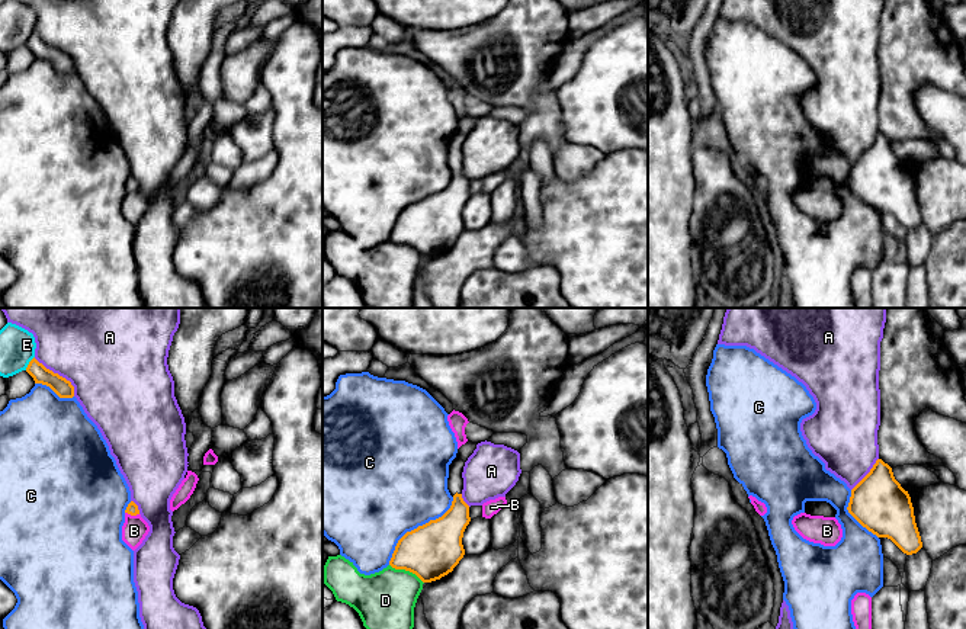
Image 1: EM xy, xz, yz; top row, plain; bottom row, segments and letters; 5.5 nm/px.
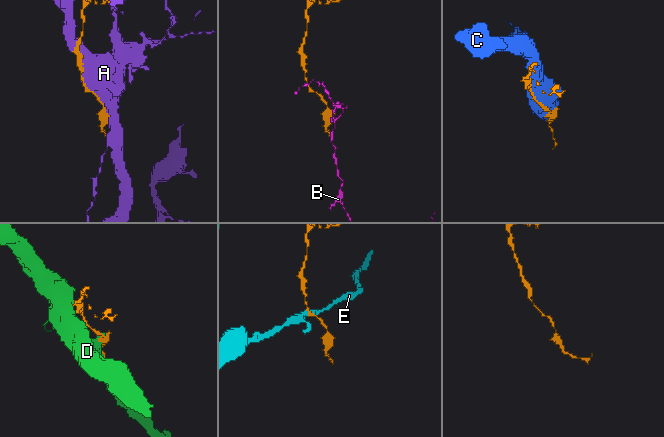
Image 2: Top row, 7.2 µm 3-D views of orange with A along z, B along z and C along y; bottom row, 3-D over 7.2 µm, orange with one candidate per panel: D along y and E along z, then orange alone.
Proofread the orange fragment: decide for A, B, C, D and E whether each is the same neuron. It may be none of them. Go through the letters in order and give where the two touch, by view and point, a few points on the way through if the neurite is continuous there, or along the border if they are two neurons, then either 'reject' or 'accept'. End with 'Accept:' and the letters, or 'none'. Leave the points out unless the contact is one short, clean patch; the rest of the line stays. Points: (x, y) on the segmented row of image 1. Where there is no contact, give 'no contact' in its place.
A: xy (57, 374) | reject
B: xy (132, 514) | along xy (125, 512), (138, 514) | reject
C: xz (419, 526) | reject
D: xz (407, 570) | reject
E: xy (29, 363) | reject
Accept: none

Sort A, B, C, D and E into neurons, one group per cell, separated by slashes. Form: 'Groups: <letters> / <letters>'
Groups: A / B / C / D / E

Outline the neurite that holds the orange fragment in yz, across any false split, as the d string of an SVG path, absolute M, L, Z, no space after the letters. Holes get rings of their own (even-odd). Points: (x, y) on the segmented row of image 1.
M882 459L851 490L847 510L863 527L890 539L904 553L912 555L922 548L911 497Z

